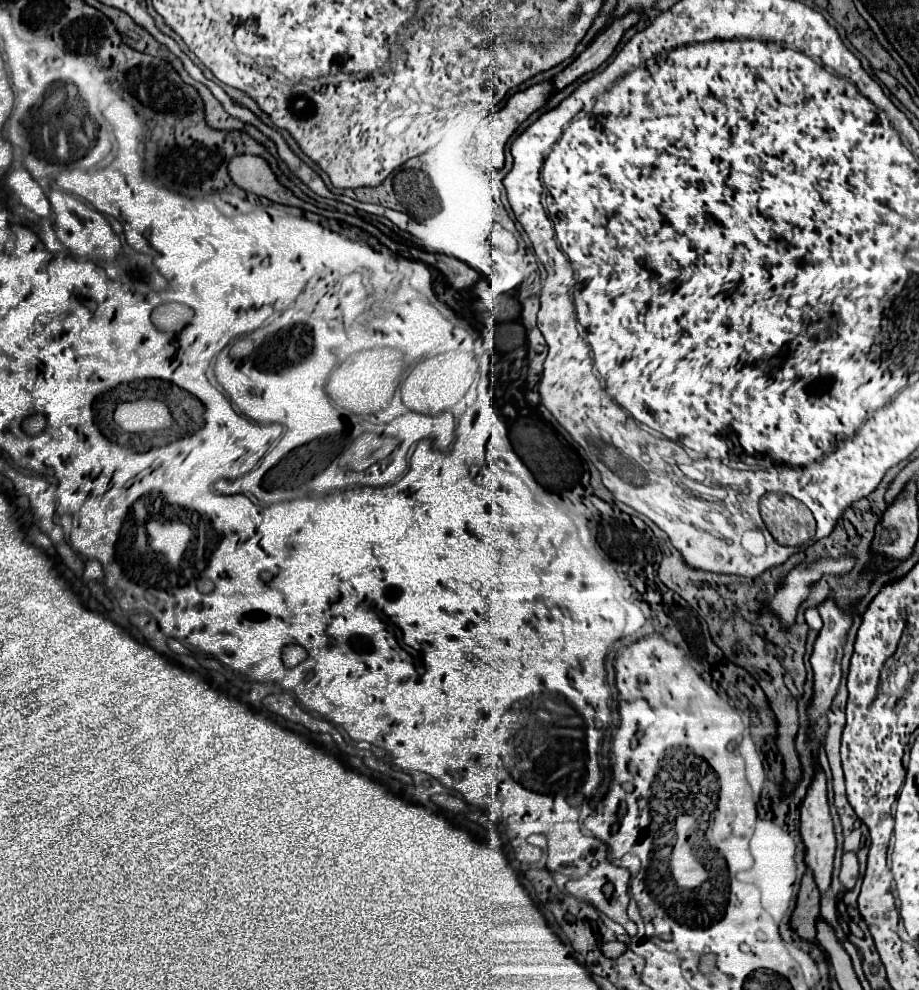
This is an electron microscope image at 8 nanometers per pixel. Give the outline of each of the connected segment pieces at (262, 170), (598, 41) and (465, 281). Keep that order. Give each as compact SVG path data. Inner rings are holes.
M244 154L244 156L232 158L228 164L228 172L230 172L230 178L234 180L234 184L246 192L264 196L278 204L288 204L288 206L298 206L298 208L310 210L310 206L306 202L296 198L288 188L284 188L276 180L268 162L260 156Z
M630 12L624 18L612 22L602 34L598 34L594 38L594 42L564 70L554 78L554 90L562 90L564 86L568 86L570 82L574 82L576 78L580 78L586 72L596 70L616 48L616 44L620 42L622 34L626 28L630 28L632 24L638 22L638 12Z
M416 248L416 260L422 260L422 262L438 268L440 272L444 272L444 276L448 278L448 282L452 284L454 290L472 288L472 286L476 286L476 282L480 278L476 270L472 270L464 262L460 262L452 256L446 256L446 254L430 254L430 252L424 252L422 248Z

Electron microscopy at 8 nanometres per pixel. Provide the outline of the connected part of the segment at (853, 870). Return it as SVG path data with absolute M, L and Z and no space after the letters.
M844 852L842 856L842 870L840 870L840 882L844 884L844 888L854 888L856 880L860 874L860 866L858 866L858 856L856 852Z

